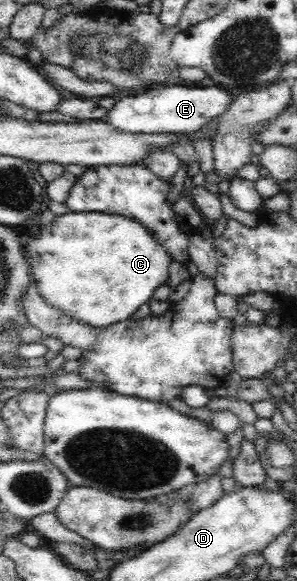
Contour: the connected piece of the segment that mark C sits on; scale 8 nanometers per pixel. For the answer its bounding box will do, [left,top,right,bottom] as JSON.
[23,212,171,327]

